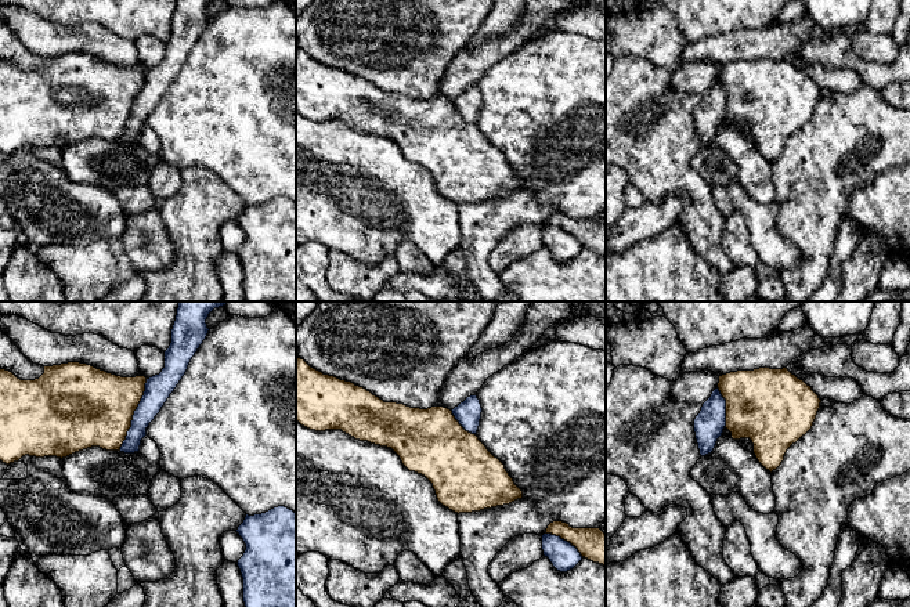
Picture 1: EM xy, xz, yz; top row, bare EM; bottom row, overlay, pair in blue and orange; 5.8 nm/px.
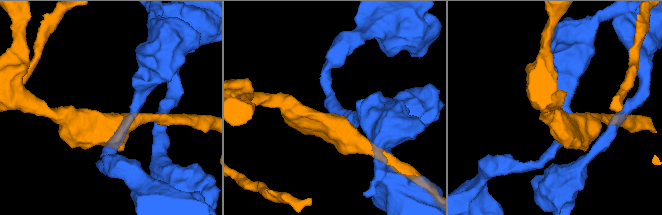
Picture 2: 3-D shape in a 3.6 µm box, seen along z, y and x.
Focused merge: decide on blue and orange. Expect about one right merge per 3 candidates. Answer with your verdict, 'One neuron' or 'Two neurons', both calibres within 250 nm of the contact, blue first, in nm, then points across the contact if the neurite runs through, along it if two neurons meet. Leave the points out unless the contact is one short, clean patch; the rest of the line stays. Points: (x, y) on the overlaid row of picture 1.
One neuron. Thickness 160 nm (blue) against 440 nm

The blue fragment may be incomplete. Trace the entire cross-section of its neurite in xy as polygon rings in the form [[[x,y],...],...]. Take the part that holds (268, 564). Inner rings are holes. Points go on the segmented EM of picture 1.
[[[285,506],[249,516],[236,532],[246,550],[238,560],[245,607],[296,607],[296,513]]]

